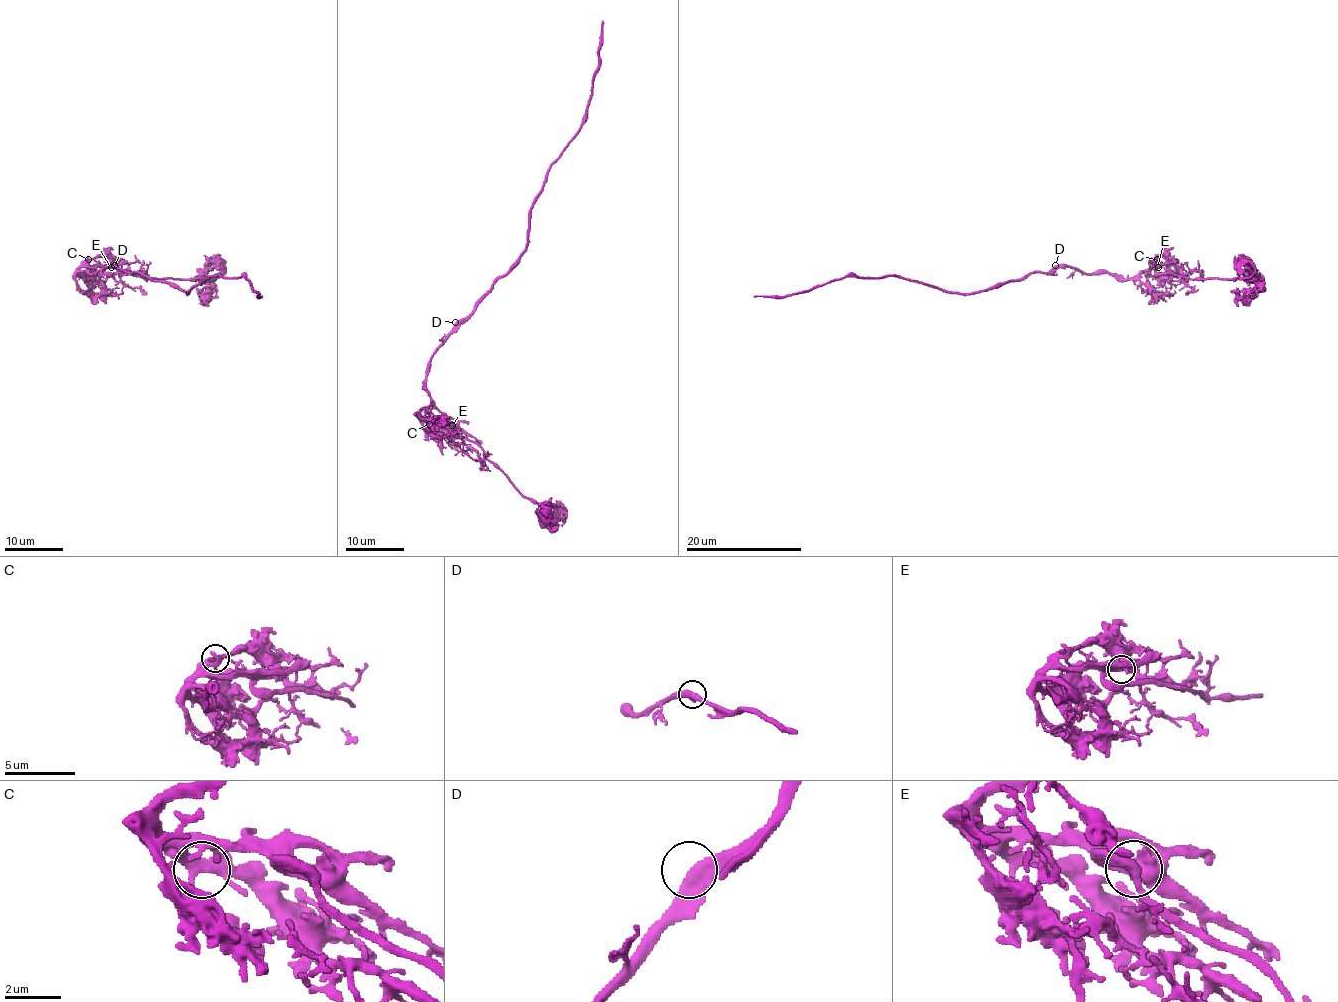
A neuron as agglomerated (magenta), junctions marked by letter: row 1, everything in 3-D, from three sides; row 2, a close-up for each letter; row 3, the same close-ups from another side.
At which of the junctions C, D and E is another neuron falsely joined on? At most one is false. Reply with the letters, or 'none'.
none

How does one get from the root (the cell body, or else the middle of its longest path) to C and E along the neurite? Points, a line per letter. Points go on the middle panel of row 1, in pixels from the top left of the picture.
C: (458, 325), (431, 360), (426, 377), (431, 403), (420, 412), (429, 424)
E: (458, 325), (431, 360), (426, 377), (431, 403), (420, 412), (423, 418), (446, 419), (452, 425)

